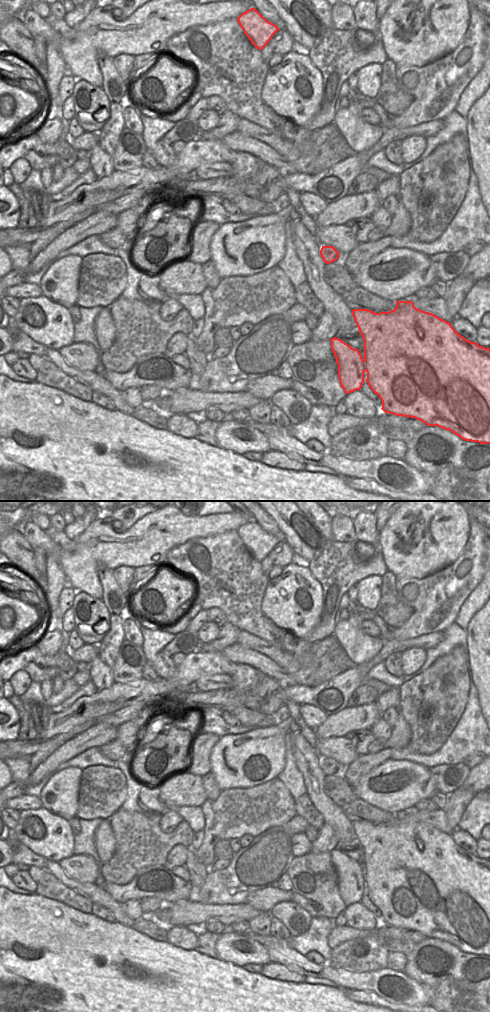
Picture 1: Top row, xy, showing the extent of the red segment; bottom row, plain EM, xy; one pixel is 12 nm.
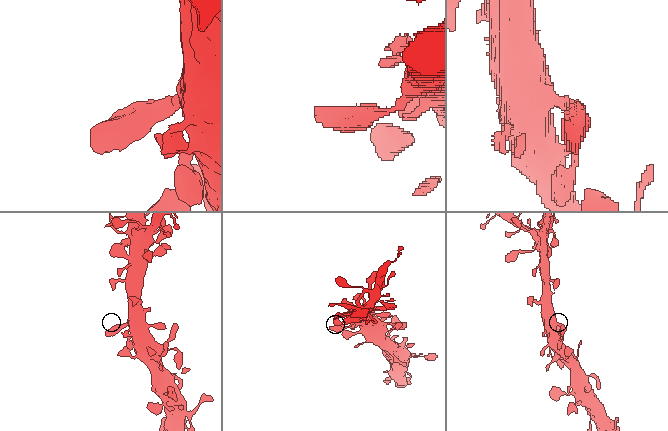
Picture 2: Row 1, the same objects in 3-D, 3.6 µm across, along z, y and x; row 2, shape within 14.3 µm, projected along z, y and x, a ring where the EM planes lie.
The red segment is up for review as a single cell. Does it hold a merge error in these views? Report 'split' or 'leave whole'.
leave whole

